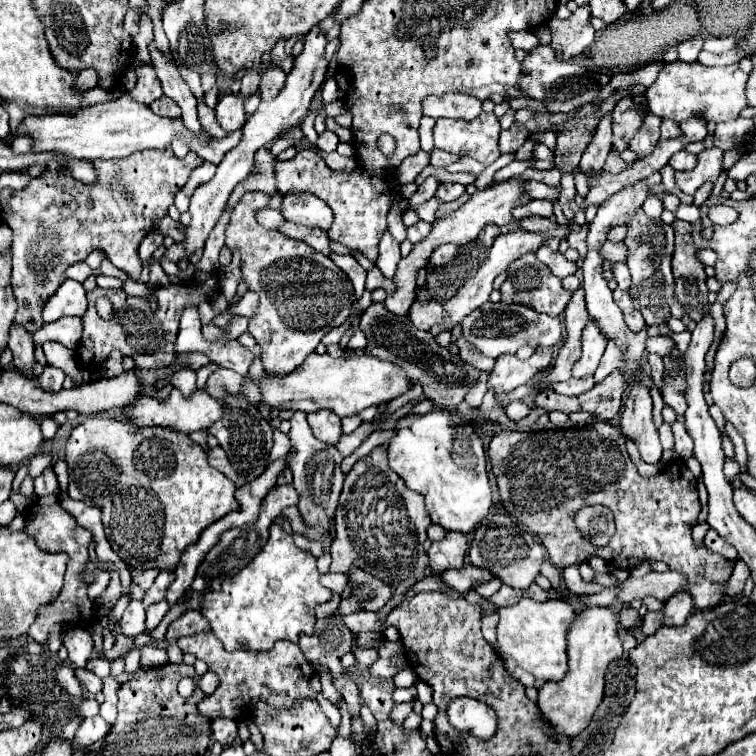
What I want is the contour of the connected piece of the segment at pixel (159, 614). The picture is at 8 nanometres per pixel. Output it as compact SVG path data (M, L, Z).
M161 600L161 602L157 602L157 604L153 604L153 606L147 608L147 622L145 622L145 624L147 624L147 630L149 630L149 632L159 626L159 622L161 622L163 616L167 614L167 610L169 610L169 606L167 606L165 600Z

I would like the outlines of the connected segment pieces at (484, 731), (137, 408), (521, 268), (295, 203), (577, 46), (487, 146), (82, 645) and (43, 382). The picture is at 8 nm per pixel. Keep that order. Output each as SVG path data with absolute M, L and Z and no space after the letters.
M473 698L453 699L448 707L447 715L454 728L475 736L477 740L489 740L497 732L495 712Z
M173 388L167 402L139 396L139 398L135 398L135 402L129 408L129 416L131 416L133 424L137 424L137 426L165 426L165 428L173 428L173 430L179 430L185 434L189 434L193 430L209 428L215 420L221 418L221 414L223 414L221 404L217 400L213 400L207 392L197 390L197 392L193 392L193 396L189 400L185 400L177 388Z
M527 252L525 256L519 256L513 264L507 268L507 278L501 284L501 302L503 304L525 304L535 308L537 312L545 312L549 316L563 314L567 302L571 300L571 292L563 288L561 280L549 272L545 264L541 264L533 252Z
M285 194L281 214L285 216L287 222L311 226L311 228L321 228L327 230L333 222L333 212L331 208L317 196L313 194Z
M589 6L577 8L575 12L571 12L571 16L567 20L551 20L551 48L555 52L555 56L560 61L567 61L571 58L581 56L587 46L593 42L595 30L589 22L591 12Z
M481 112L481 116L471 122L439 118L435 124L435 148L471 156L487 166L501 156L497 146L499 134L501 126L495 114Z
M71 626L63 636L63 646L69 650L69 660L77 668L85 668L87 660L93 656L93 640L85 628Z
M47 364L39 376L39 386L47 392L57 392L63 386L63 380L65 380L65 372Z

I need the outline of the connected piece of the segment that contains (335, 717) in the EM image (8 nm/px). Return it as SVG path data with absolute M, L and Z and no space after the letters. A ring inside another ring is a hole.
M322 692L317 695L317 700L329 722L331 722L331 725L337 729L341 724L341 714L339 710L323 697Z

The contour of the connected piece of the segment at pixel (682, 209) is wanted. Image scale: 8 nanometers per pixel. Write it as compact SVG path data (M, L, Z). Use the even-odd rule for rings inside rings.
M679 206L679 210L677 210L677 218L679 220L685 220L685 222L689 222L689 224L695 224L695 222L699 222L701 220L701 216L699 216L699 208L697 206Z

